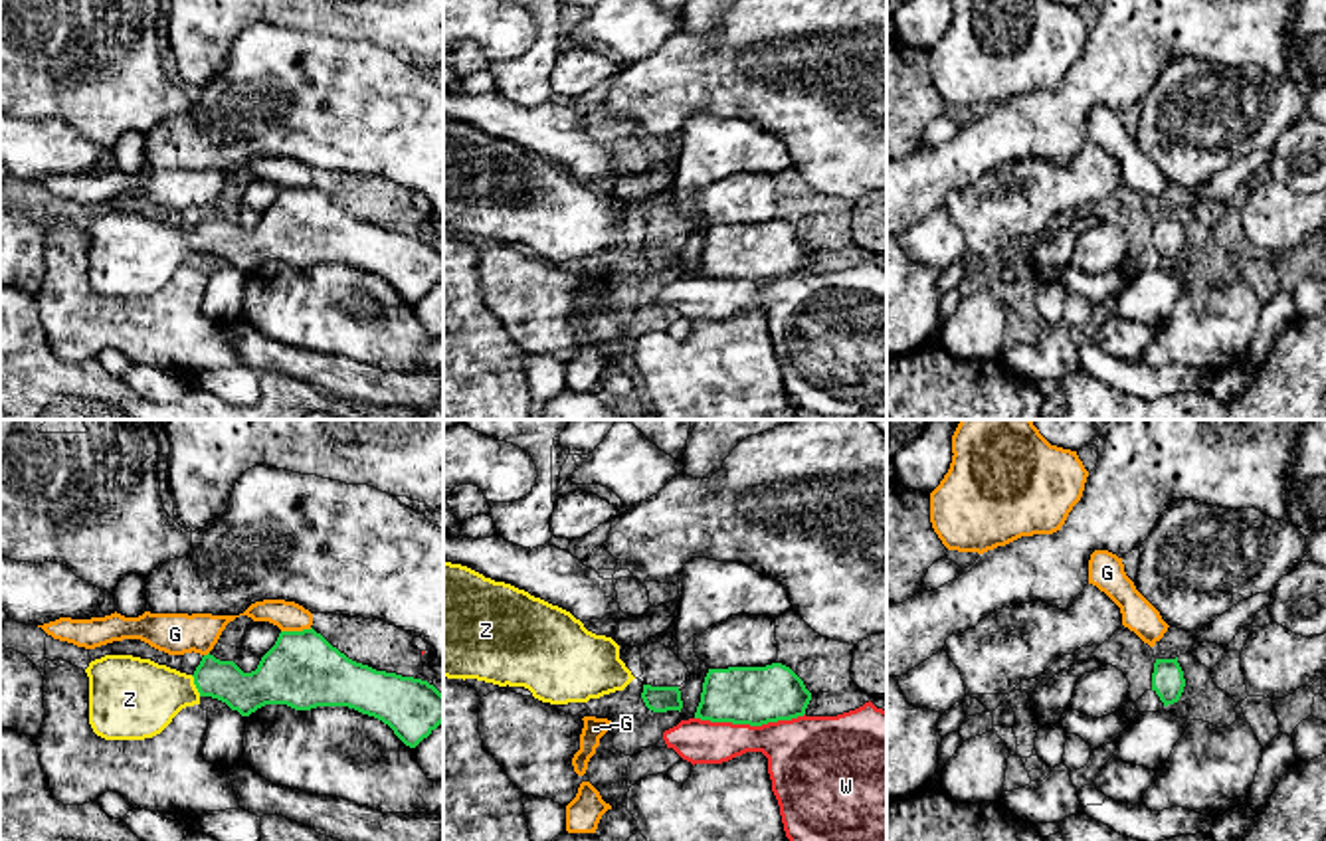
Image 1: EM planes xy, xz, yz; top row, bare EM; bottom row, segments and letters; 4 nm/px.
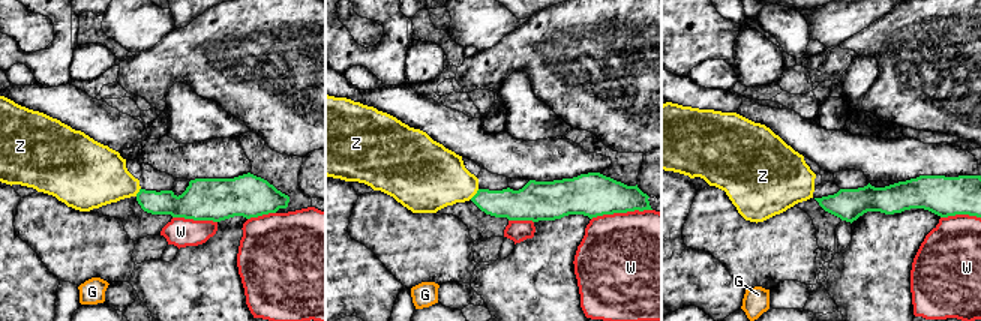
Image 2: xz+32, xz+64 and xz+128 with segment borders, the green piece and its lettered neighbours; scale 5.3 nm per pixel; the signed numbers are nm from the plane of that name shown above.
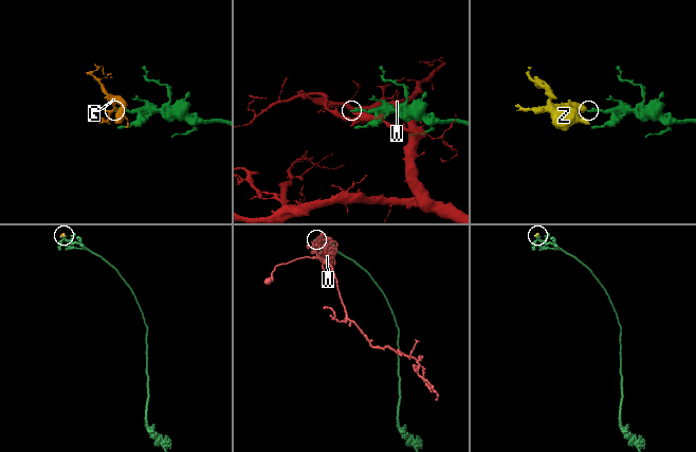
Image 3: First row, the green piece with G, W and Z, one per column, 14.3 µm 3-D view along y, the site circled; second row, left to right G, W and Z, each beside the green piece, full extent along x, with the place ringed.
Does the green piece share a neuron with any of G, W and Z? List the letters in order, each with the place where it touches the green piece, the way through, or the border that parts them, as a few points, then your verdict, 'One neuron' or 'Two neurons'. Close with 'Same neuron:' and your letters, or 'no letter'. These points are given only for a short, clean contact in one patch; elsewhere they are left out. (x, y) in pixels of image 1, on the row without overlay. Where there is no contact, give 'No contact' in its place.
G: Touches green at xy (295, 188). Boundary: xy (311, 185), (282, 188). Two neurons
W: Touches green at xz (749, 280). Two neurons
Z: Touches green at xy (194, 240). Path across: xy (242, 248), (228, 240), (194, 240), (187, 246), (135, 256). One neuron
Same neuron: Z

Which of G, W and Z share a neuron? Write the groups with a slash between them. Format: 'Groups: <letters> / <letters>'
Groups: G / W / Z

